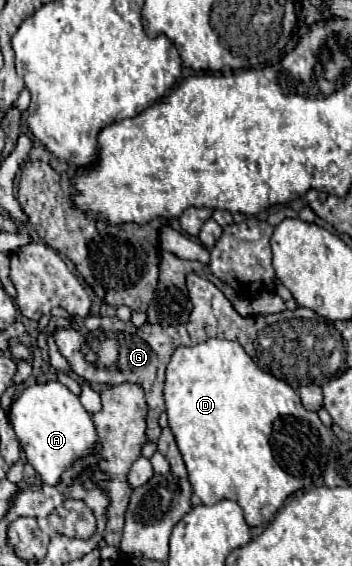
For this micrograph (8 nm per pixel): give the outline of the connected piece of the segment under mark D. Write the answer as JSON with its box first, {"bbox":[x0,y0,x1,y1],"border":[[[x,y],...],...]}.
{"bbox":[164,339,332,527],"border":[[[208,339],[200,345],[194,345],[194,347],[178,347],[168,363],[168,369],[166,369],[166,387],[164,387],[164,401],[166,401],[166,415],[168,415],[168,427],[170,431],[174,433],[174,439],[178,443],[178,449],[184,457],[184,463],[186,463],[186,469],[188,469],[188,477],[190,477],[190,483],[192,483],[192,491],[194,495],[198,495],[202,499],[204,505],[214,505],[216,501],[220,499],[232,499],[236,501],[242,511],[244,511],[244,517],[246,517],[246,523],[250,527],[258,527],[258,525],[266,525],[272,521],[274,513],[280,509],[280,505],[284,505],[286,497],[300,491],[300,489],[308,489],[312,487],[312,473],[316,471],[322,471],[322,465],[326,461],[326,455],[330,451],[330,445],[332,445],[332,431],[328,427],[322,425],[322,421],[318,419],[316,413],[312,411],[306,411],[298,399],[298,405],[296,405],[296,391],[282,379],[276,379],[274,375],[270,373],[264,373],[262,369],[256,367],[256,363],[246,355],[246,351],[234,343],[234,341],[222,341],[222,339]]]}

